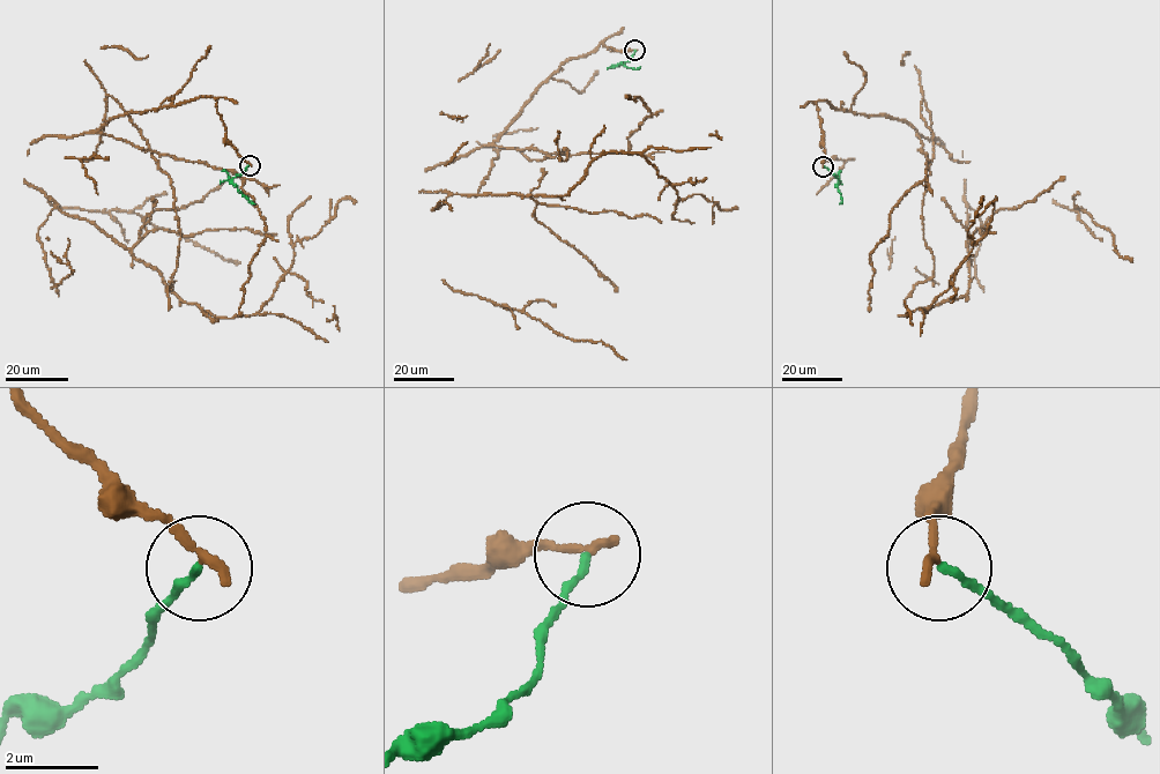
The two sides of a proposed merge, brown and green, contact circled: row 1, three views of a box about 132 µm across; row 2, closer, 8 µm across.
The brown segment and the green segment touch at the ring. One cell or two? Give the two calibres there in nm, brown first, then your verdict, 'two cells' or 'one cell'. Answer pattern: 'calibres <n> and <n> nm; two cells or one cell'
calibres 240 and 150 nm; two cells

